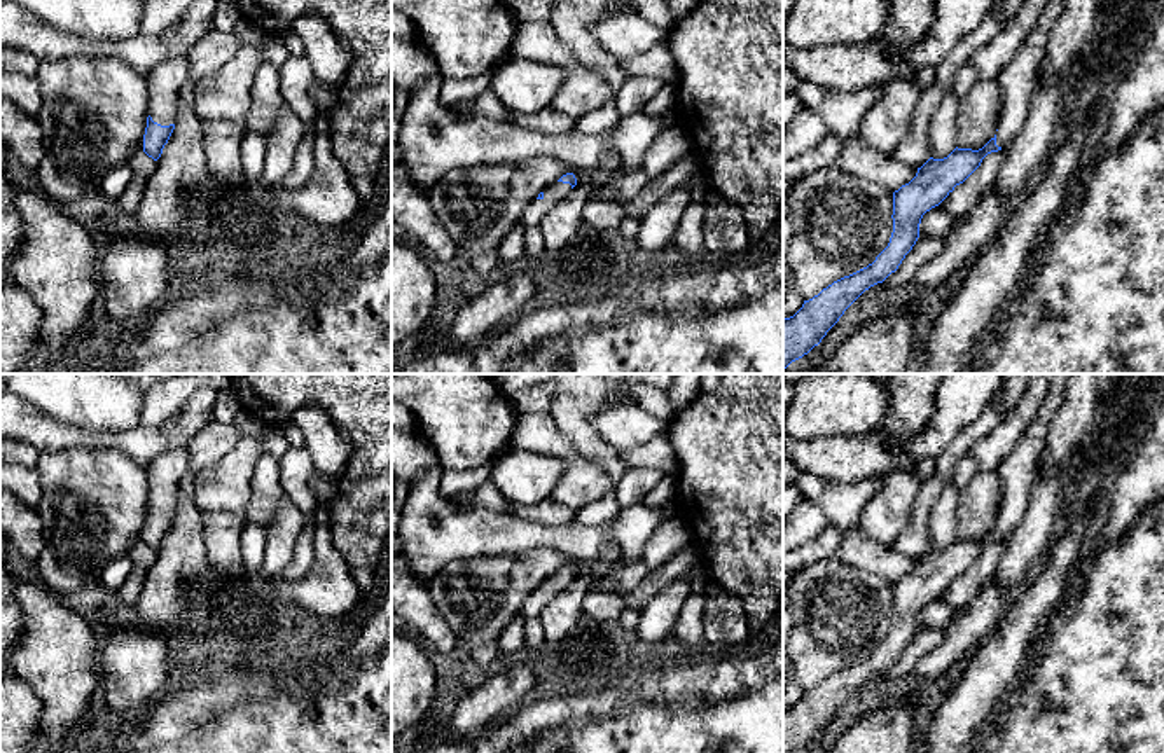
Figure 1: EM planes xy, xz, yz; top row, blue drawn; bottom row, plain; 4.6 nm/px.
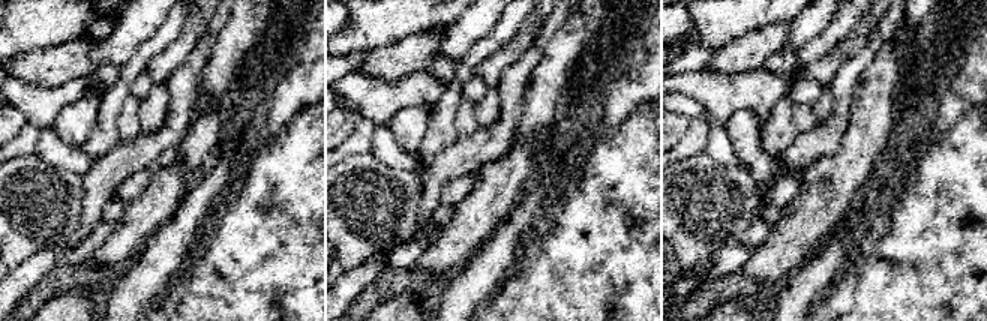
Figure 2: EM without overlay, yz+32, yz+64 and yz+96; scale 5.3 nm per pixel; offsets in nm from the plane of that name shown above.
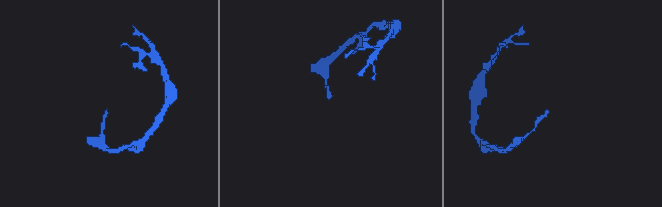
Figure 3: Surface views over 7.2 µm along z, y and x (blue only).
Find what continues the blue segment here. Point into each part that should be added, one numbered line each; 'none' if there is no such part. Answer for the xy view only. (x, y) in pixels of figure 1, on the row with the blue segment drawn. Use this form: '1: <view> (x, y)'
1: xy (168, 79)

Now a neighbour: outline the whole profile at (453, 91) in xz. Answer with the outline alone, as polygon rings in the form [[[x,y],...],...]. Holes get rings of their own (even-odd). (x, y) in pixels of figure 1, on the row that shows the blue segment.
[[[489,73],[467,79],[444,79],[439,101],[444,108],[454,110],[458,103],[472,101],[489,87]]]

